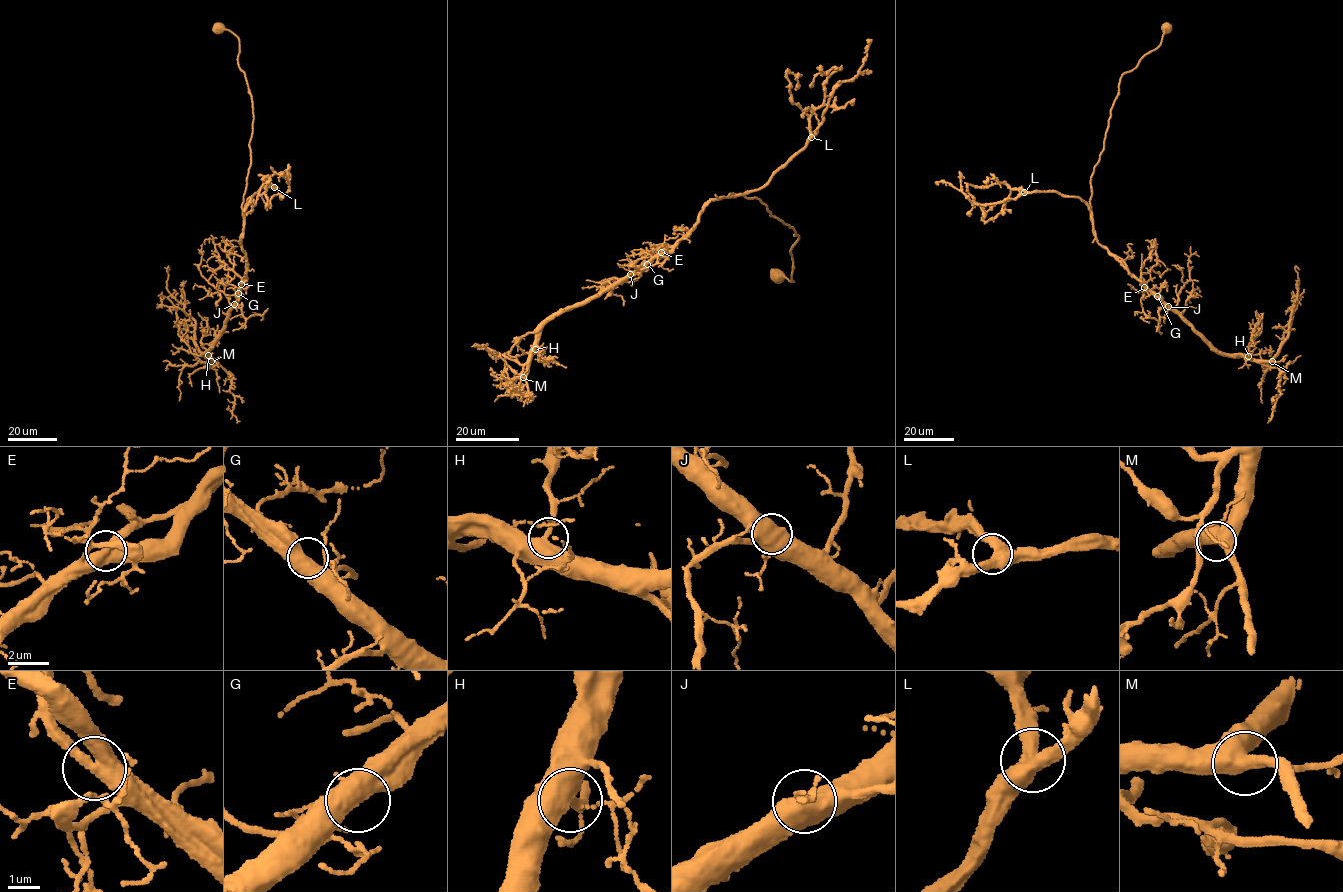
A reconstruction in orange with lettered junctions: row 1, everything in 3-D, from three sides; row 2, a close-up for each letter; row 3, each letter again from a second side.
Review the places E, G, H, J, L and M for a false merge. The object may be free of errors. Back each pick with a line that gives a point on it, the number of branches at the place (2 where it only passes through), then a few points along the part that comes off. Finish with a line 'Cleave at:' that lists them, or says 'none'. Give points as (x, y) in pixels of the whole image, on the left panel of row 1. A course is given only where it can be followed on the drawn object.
Cleave at: none

